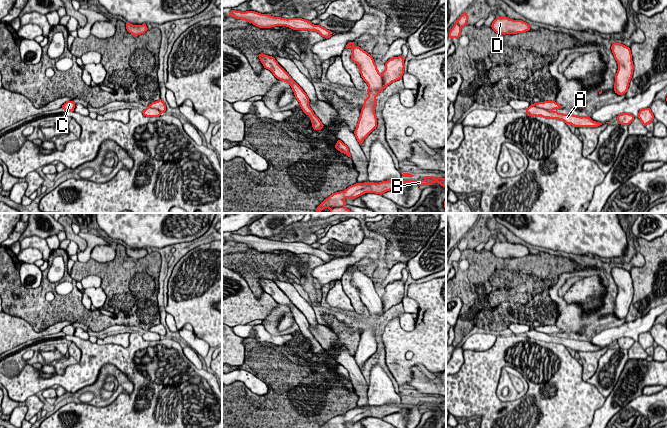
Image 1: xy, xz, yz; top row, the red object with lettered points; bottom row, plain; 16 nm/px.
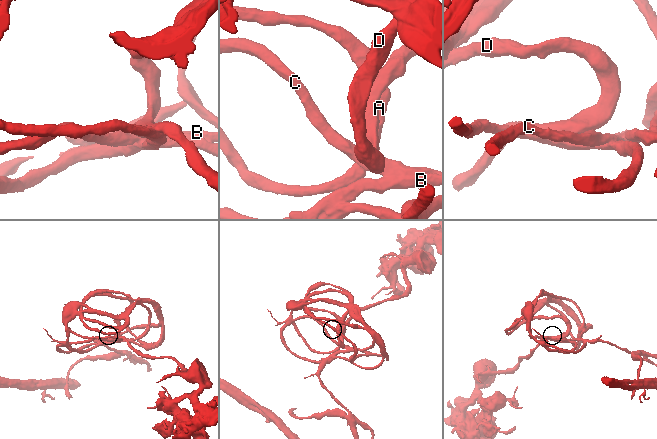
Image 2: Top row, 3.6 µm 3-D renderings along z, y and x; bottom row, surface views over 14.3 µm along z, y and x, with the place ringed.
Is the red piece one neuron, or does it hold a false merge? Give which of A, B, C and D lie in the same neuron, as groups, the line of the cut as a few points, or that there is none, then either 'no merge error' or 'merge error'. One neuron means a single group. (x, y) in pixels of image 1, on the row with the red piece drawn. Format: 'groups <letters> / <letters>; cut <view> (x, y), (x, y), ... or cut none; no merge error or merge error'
groups A B C D; cut none; no merge error

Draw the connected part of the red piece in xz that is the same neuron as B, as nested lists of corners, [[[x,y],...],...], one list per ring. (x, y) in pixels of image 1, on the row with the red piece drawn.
[[[425,176],[423,180],[387,180],[379,183],[374,182],[364,182],[356,183],[349,186],[344,191],[336,192],[326,198],[317,207],[316,213],[320,213],[325,208],[330,210],[330,213],[352,213],[349,209],[345,207],[346,198],[355,199],[365,193],[375,193],[382,195],[383,193],[402,187],[403,185],[412,185],[417,183],[421,185],[432,185],[433,183],[438,183],[446,188],[446,178],[435,178],[434,176]]]

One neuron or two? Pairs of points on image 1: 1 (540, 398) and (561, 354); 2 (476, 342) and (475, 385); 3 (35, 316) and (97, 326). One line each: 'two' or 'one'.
1: one
2: two
3: one

